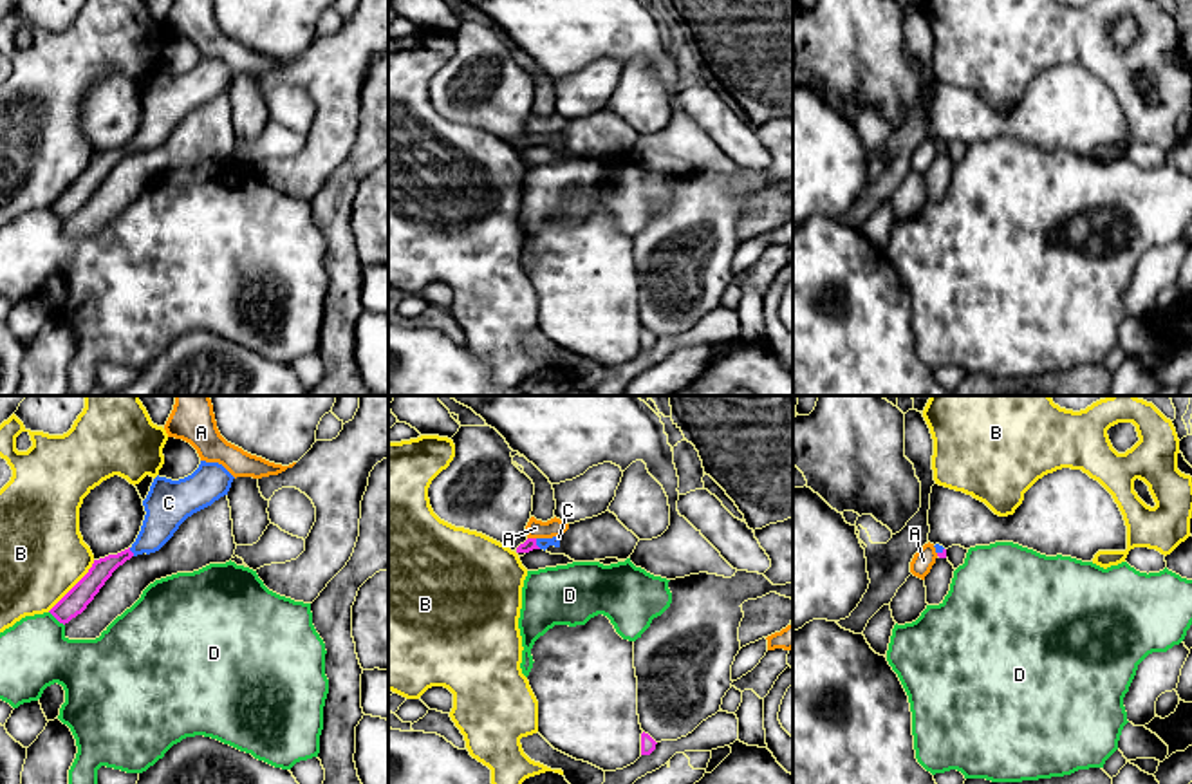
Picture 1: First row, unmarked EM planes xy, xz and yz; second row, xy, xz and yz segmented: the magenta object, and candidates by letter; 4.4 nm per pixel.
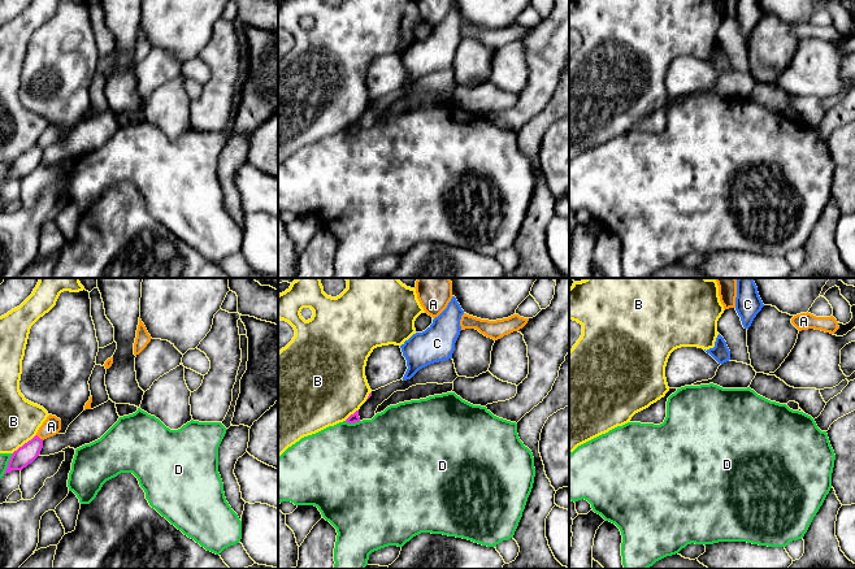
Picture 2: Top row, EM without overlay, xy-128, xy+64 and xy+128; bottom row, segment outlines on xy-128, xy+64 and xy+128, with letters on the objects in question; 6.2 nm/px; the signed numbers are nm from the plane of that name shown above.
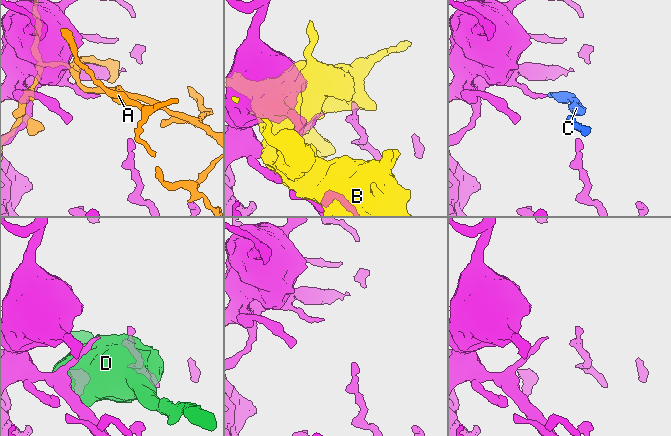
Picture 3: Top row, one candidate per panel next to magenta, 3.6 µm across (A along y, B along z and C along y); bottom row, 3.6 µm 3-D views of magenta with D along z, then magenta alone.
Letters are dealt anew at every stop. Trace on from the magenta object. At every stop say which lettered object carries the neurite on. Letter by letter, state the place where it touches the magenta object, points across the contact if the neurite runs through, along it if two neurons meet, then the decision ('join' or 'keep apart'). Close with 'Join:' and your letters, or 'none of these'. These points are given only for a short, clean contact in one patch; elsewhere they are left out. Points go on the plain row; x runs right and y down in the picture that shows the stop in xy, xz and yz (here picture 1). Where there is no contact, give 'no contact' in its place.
A: xz (531, 134) | keep apart
B: xy (74, 181) | keep apart
C: xz (535, 140) | across xz (530, 140), (535, 140), (542, 138) | join
D: xy (56, 214) | keep apart
Join: C

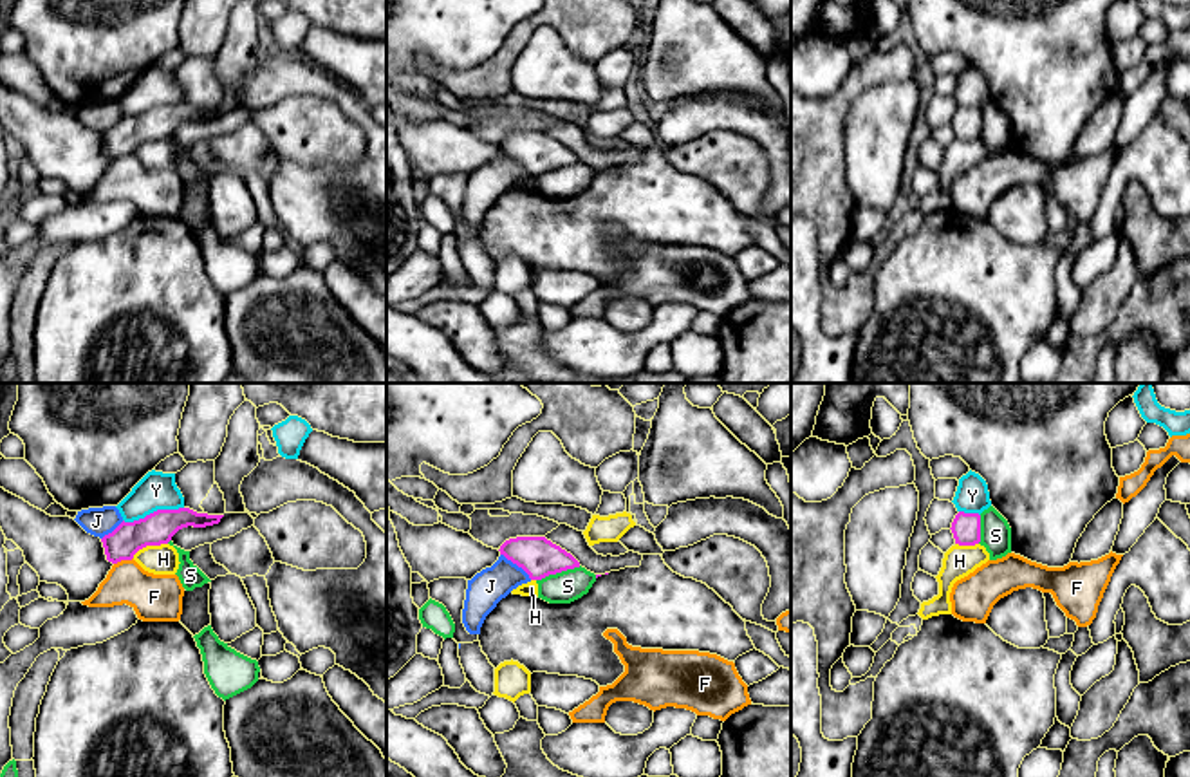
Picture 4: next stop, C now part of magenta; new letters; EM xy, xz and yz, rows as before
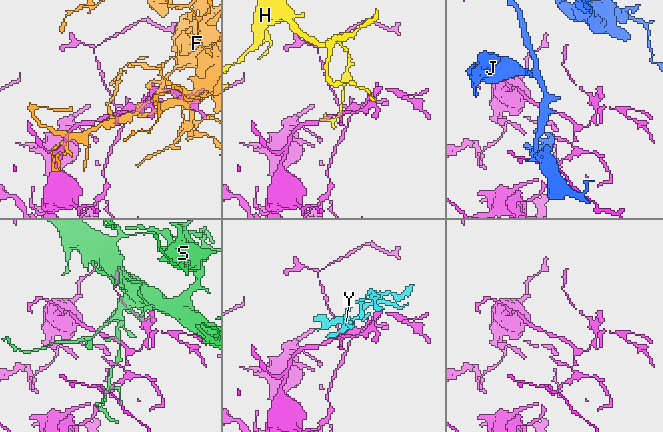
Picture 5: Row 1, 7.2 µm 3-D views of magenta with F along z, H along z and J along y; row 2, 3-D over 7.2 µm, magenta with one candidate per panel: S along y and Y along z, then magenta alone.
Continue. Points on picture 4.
F: xy (123, 154) | keep apart
H: xy (148, 140) | along xy (167, 138), (143, 141), (132, 152) | keep apart
J: xz (517, 159) | keep apart
S: xz (558, 167) | along xz (580, 161), (537, 176) | keep apart
Y: xy (154, 107) | keep apart
Join: none of these

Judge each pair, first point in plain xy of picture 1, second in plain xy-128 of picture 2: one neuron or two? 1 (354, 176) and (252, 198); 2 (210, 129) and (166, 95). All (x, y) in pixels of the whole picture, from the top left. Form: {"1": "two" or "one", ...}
{"1": "two", "2": "two"}

